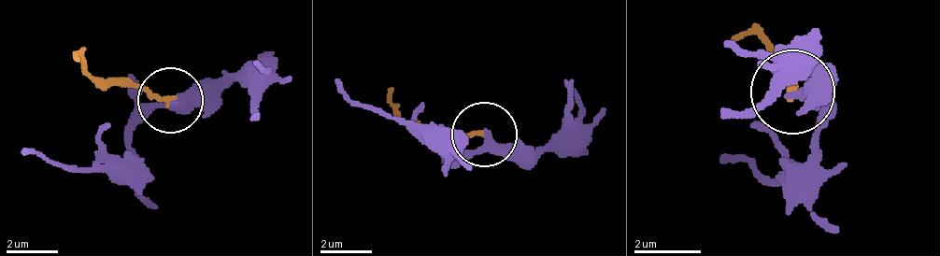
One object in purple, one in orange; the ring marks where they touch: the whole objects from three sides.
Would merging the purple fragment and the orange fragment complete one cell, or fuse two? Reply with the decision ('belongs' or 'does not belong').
does not belong

